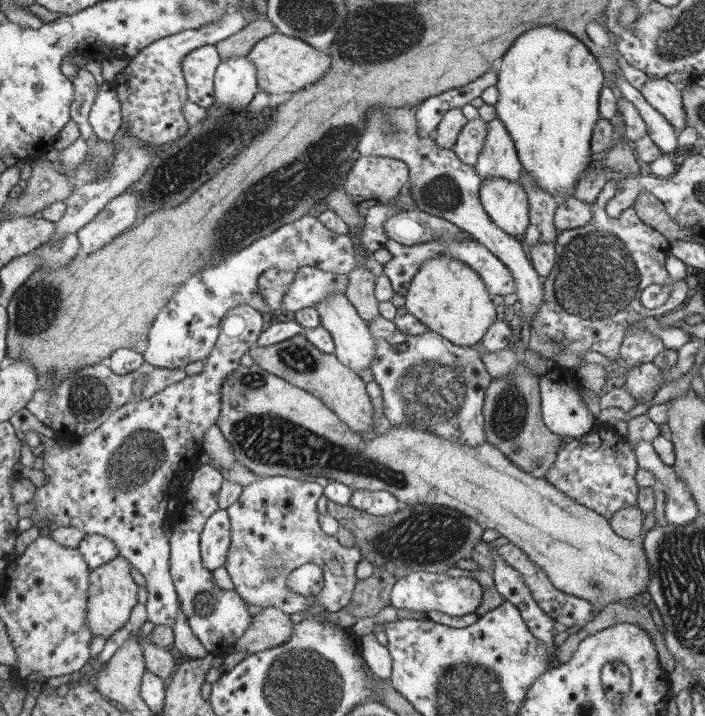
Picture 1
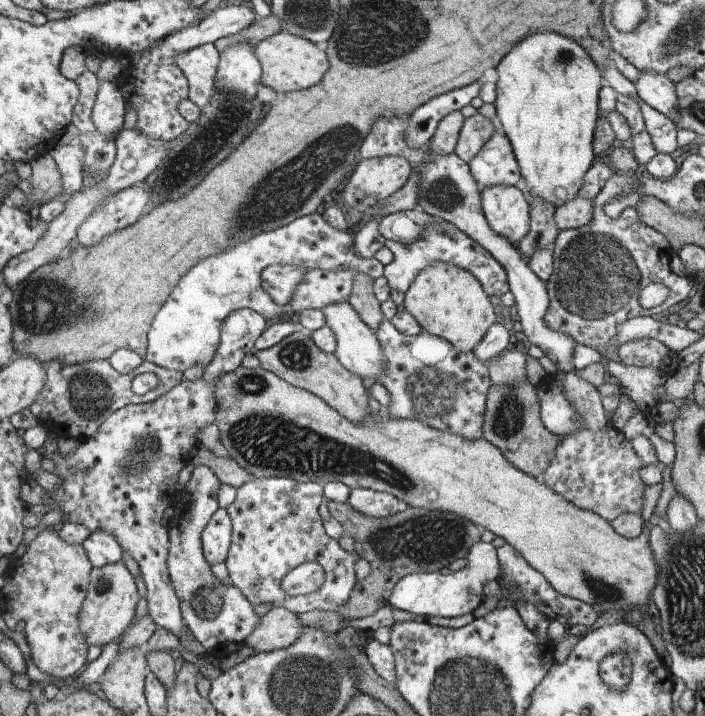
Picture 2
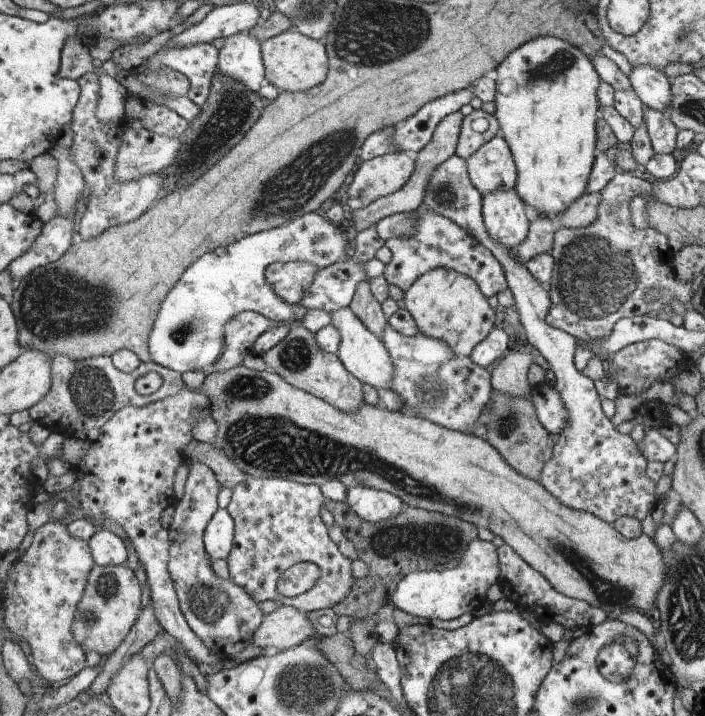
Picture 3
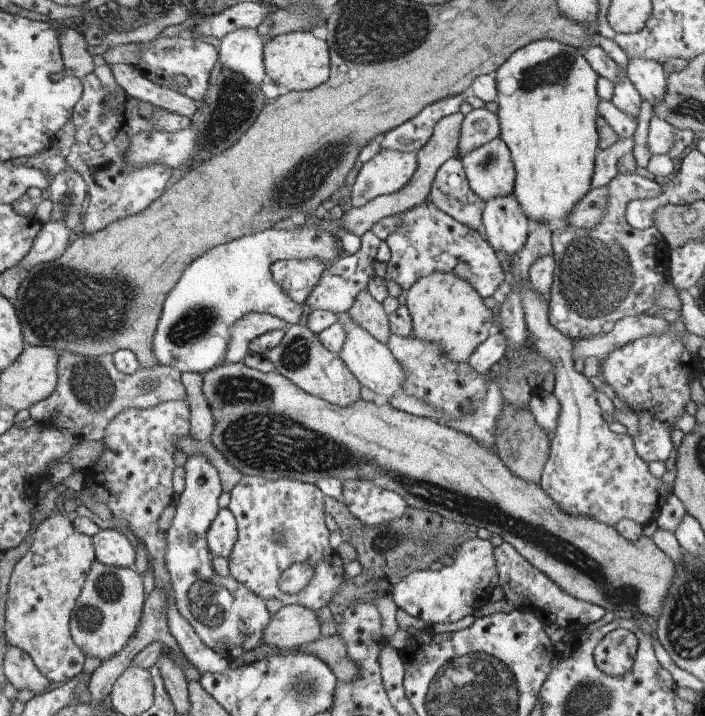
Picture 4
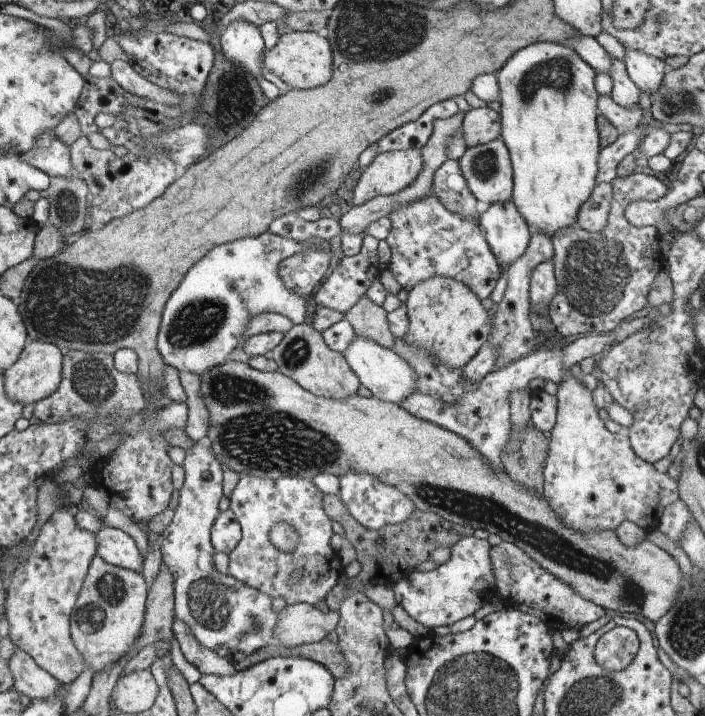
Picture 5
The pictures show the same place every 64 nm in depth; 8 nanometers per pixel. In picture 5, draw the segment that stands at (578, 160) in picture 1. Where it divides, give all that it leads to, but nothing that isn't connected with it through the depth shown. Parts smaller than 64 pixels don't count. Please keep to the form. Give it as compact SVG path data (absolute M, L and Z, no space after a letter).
M540 42L522 48L496 73L499 80L502 140L506 144L513 170L513 197L516 208L532 224L534 232L554 236L556 232L576 226L580 208L596 188L596 156L600 150L596 128L596 102L594 88L596 72L574 49L554 43Z

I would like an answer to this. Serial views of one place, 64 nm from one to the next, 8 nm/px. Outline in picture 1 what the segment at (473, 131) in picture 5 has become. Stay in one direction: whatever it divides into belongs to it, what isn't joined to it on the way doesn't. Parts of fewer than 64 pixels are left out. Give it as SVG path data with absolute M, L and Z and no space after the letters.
M481 117L470 120L467 124L464 124L464 128L457 136L453 152L460 161L473 168L474 164L478 162L480 152L483 151L487 134L488 124Z

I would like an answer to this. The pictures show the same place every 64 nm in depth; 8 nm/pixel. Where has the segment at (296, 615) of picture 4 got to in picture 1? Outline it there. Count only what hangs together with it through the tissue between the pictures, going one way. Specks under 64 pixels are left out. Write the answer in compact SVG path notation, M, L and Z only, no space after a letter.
M267 607L262 610L260 614L256 614L256 616L252 617L251 627L244 632L244 636L240 636L240 640L236 640L235 646L232 650L227 651L227 654L232 652L246 652L247 655L252 655L270 650L270 648L282 646L284 642L290 640L290 636L292 636L292 628L292 621L286 612L282 612L282 610L277 607Z

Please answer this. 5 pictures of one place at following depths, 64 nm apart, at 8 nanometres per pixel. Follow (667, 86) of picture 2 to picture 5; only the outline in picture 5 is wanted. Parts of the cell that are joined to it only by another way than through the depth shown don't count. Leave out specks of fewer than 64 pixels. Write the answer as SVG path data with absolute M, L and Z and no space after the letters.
M638 50L624 52L624 65L630 79L641 92L650 94L656 92L662 84L662 78L669 69L664 60L648 56Z

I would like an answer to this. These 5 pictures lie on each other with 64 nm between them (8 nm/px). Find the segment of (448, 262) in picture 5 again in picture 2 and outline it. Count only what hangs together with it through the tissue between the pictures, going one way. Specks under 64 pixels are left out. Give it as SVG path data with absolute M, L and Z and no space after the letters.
M437 219L436 222L428 224L426 230L422 232L422 236L418 240L414 240L412 244L402 244L402 242L388 239L385 246L392 252L393 260L384 267L383 277L386 278L388 285L398 292L406 293L414 283L416 276L426 270L430 264L436 264L436 262L446 262L446 264L454 264L462 270L468 270L472 276L476 277L476 280L480 281L487 296L500 297L510 291L507 270L495 260L495 257L478 241L472 240L454 224L443 219Z

